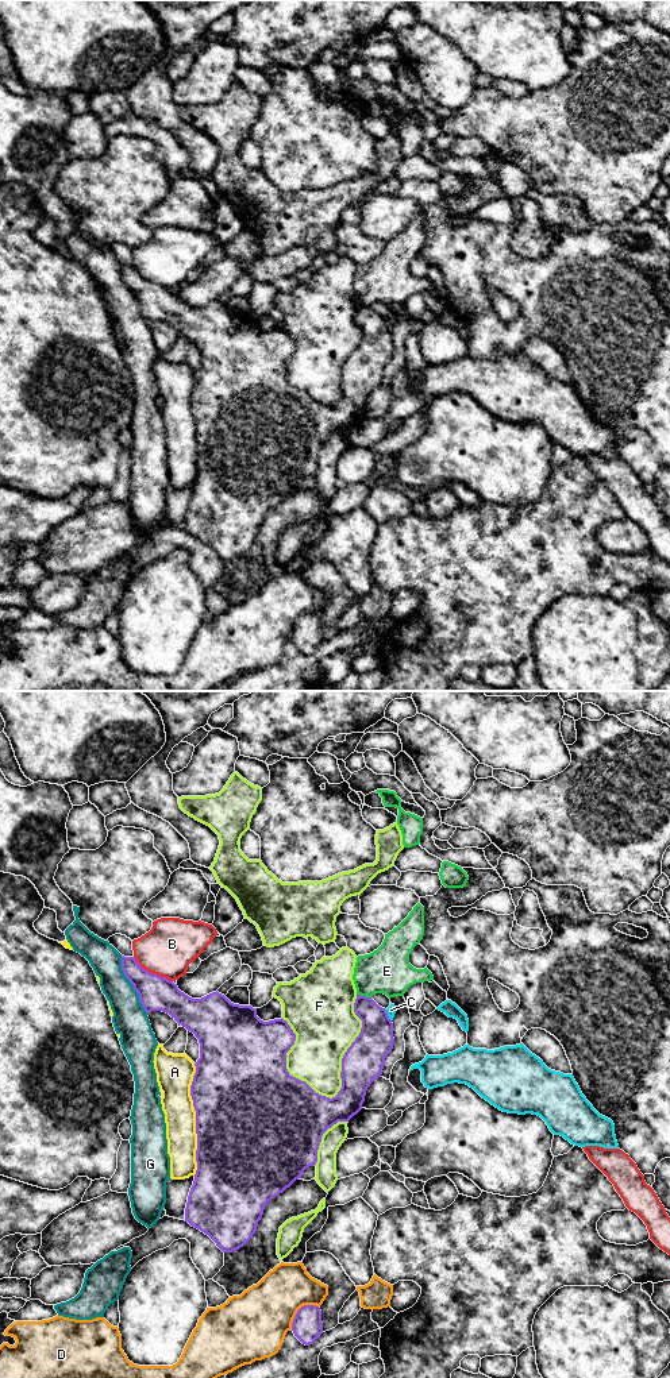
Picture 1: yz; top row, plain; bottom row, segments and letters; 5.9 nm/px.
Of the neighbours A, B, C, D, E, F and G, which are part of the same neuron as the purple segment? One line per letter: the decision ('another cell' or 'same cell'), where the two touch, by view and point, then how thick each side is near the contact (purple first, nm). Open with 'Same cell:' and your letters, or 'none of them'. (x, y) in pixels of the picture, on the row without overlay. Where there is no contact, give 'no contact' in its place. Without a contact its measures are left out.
Same cell: none of them
A: another cell | yz (196, 428) | 500/190 nm
B: another cell | yz (151, 282) | 200/320 nm
C: another cell | yz (387, 324) | 220/60 nm
D: another cell | yz (299, 618) | 180/360 nm
E: another cell | yz (364, 305) | 200/280 nm
F: another cell | yz (349, 356) | 240/380 nm
G: another cell | yz (131, 292) | 200/200 nm

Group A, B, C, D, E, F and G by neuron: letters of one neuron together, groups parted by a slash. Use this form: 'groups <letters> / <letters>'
groups A / B / C E / D / F / G

